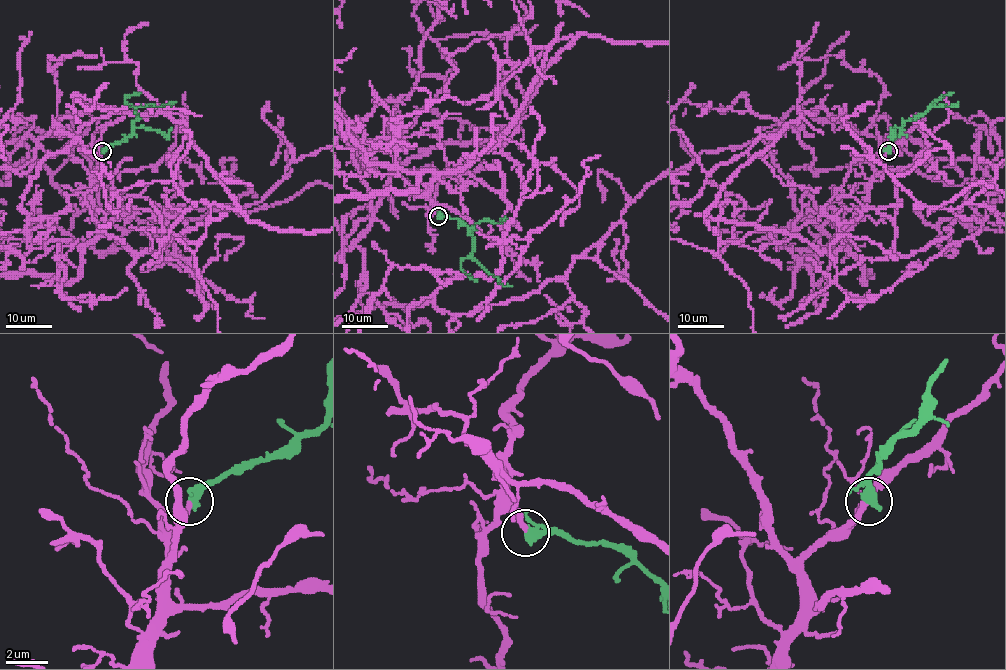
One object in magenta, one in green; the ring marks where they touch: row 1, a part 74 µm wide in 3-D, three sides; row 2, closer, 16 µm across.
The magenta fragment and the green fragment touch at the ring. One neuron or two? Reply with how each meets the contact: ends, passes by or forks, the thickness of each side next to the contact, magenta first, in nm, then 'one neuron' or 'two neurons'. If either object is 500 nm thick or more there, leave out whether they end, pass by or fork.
magenta ends; green passes by; calibres 240 and 320 nm; one neuron

